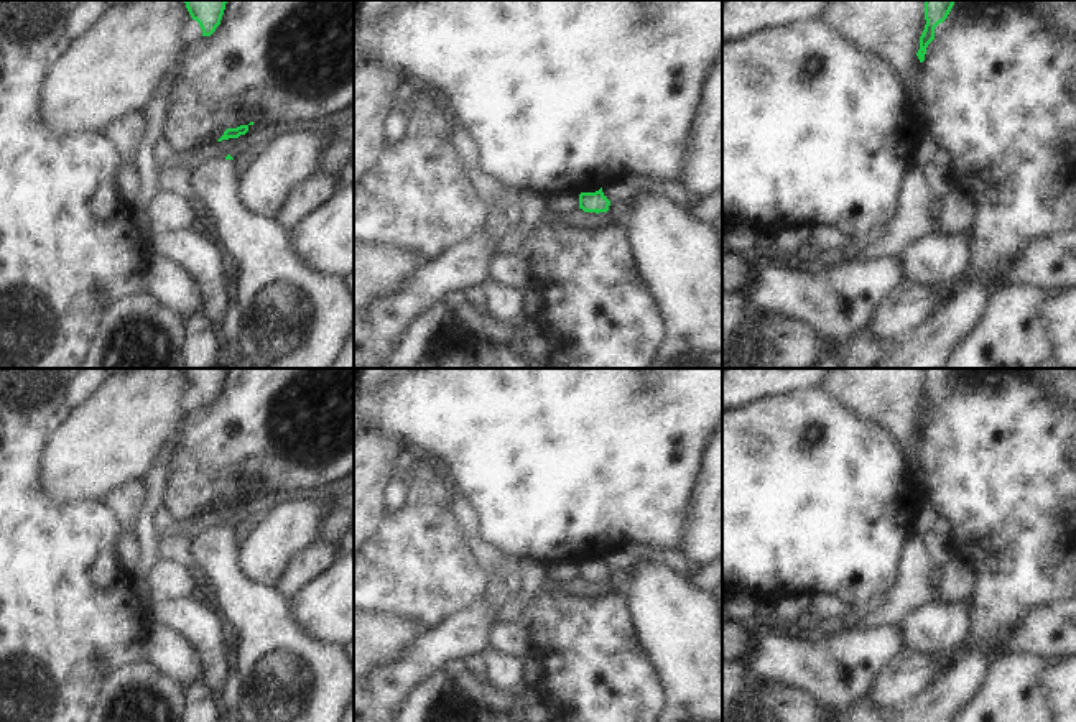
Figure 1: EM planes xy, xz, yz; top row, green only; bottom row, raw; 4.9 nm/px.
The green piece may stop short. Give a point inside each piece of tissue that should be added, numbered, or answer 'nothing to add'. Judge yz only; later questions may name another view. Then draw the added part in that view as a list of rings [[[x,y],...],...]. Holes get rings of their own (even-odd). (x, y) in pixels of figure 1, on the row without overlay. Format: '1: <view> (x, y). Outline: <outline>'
nothing to add

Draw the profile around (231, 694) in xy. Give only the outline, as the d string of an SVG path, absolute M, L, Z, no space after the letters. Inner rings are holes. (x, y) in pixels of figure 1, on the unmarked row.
M229 673L220 691L222 706L237 710L242 702L242 679L237 673Z

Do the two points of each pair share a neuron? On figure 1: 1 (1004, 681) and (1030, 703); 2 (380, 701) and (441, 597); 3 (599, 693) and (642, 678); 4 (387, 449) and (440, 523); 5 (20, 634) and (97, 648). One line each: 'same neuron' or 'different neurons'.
1: same neuron
2: different neurons
3: same neuron
4: different neurons
5: same neuron

